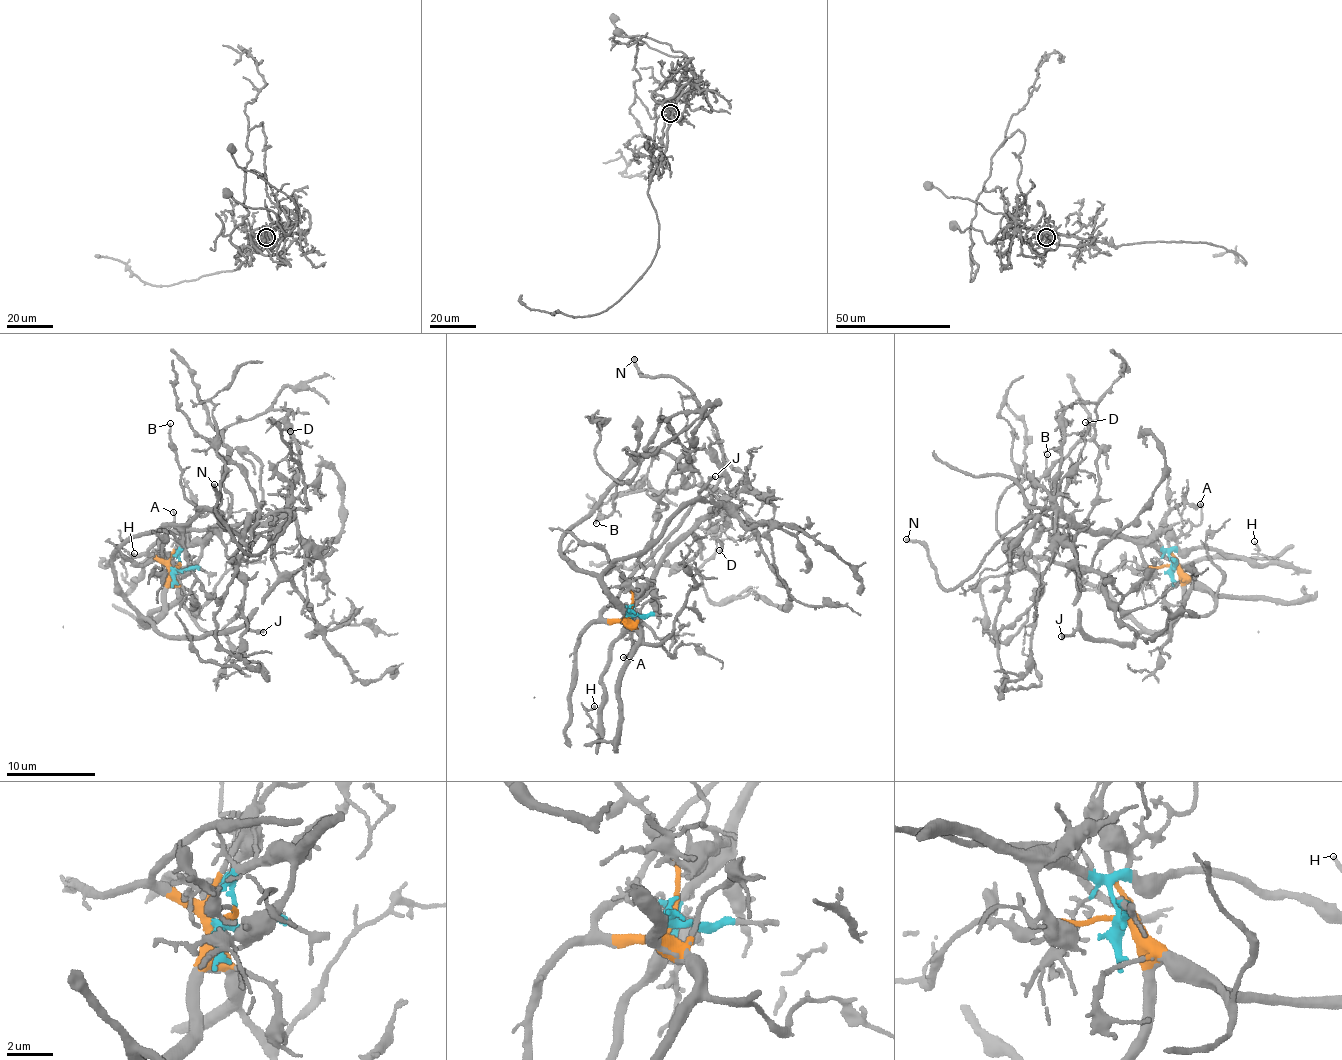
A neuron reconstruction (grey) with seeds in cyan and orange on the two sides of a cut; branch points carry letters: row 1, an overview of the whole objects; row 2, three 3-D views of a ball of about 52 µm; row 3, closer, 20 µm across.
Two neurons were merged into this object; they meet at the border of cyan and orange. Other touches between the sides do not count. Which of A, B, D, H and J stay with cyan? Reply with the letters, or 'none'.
A, D, H

